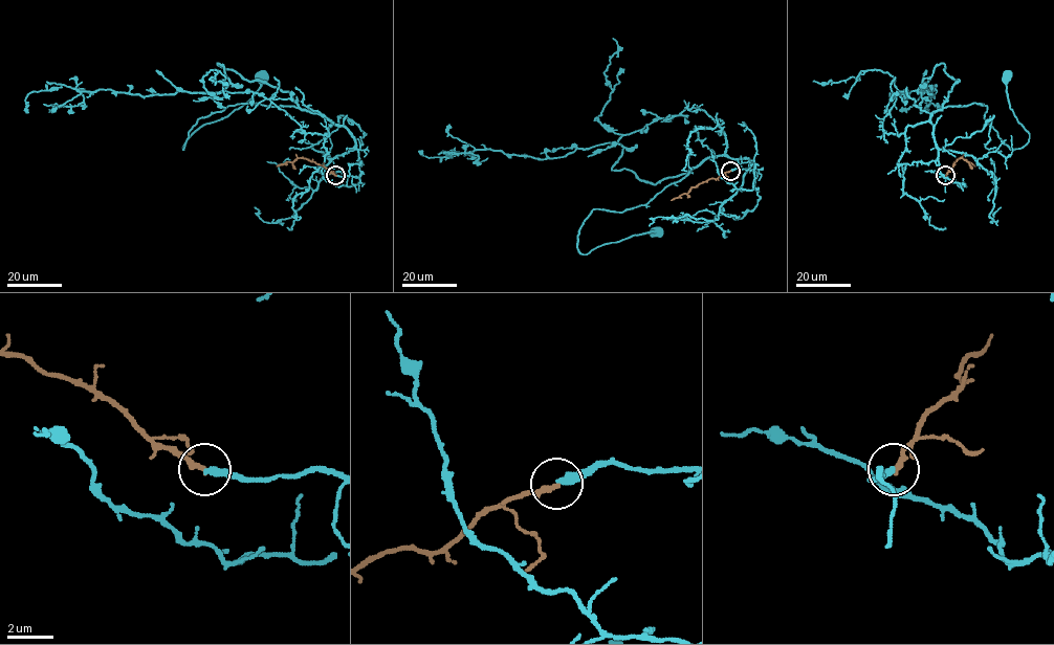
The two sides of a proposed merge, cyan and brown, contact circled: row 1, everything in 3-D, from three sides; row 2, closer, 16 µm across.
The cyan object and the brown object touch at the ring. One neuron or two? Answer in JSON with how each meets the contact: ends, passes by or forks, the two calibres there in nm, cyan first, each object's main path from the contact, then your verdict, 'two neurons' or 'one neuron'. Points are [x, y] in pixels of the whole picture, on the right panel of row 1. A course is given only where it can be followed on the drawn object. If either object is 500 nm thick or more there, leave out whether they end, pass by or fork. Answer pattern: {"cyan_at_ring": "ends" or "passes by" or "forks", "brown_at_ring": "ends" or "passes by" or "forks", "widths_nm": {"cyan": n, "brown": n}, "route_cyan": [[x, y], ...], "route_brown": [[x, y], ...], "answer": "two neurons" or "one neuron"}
{"cyan_at_ring": "ends", "brown_at_ring": "ends", "widths_nm": {"cyan": 320, "brown": 240}, "route_cyan": [[945, 175], [934, 111], [982, 103], [986, 120], [1010, 149], [1028, 141], [1010, 108], [1009, 75]], "route_brown": [[945, 175], [960, 157], [974, 165]], "answer": "one neuron"}

